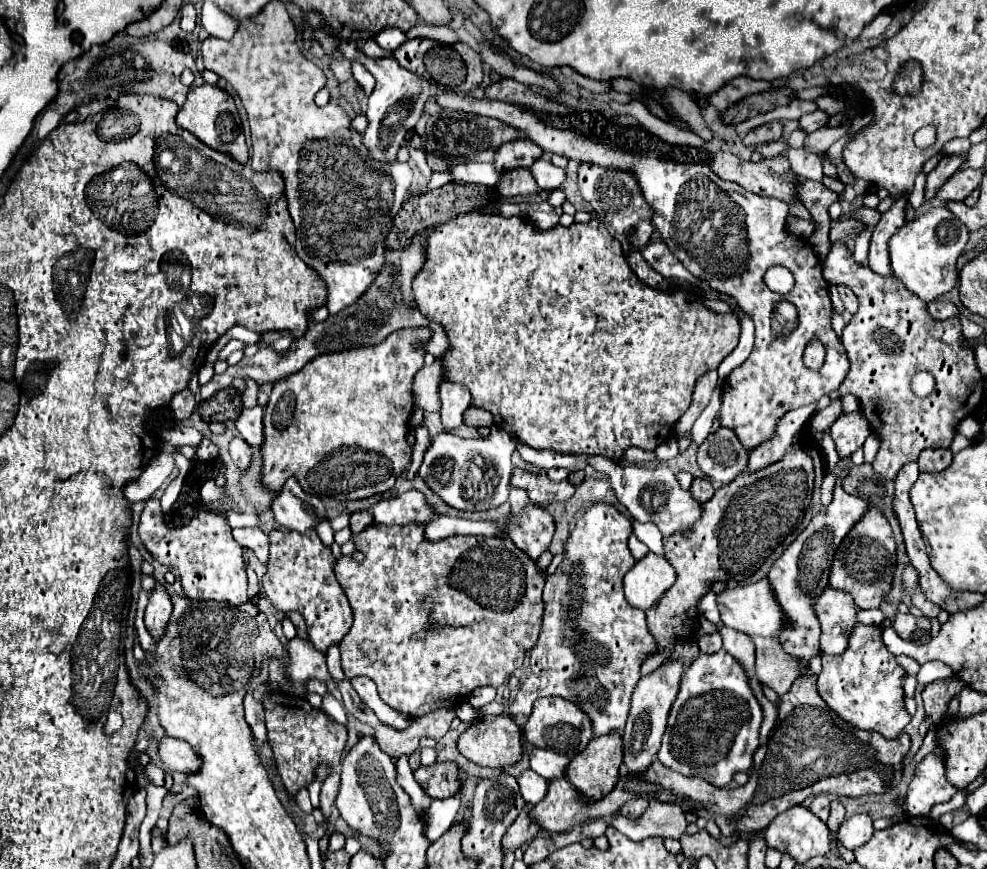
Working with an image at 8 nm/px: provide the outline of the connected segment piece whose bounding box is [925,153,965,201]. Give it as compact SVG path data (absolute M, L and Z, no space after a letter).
M955 153L955 155L945 155L939 165L927 175L927 187L925 187L925 195L927 195L927 201L931 201L935 197L935 189L941 187L955 171L961 169L961 163L965 161L965 155L961 153Z

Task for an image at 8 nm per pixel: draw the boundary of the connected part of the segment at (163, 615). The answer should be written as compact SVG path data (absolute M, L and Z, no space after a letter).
M157 583L155 591L149 595L149 603L145 611L145 625L151 637L159 637L159 633L163 633L169 617L171 617L171 599L163 589L163 585Z

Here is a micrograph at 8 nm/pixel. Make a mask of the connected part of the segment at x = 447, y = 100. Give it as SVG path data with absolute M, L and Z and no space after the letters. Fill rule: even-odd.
M455 91L437 93L435 99L437 99L437 105L443 107L443 109L465 111L465 113L475 113L475 115L485 115L485 117L495 117L499 121L505 121L507 125L523 131L545 153L559 153L559 155L563 155L567 159L575 159L575 161L591 161L591 163L597 163L597 165L603 165L603 167L617 167L617 169L623 169L623 171L631 171L637 177L641 191L643 191L647 203L653 209L653 225L661 233L661 237L663 237L665 245L671 249L671 253L697 279L707 281L715 291L733 295L737 299L739 307L745 313L749 313L749 317L755 321L755 347L753 347L749 359L741 367L733 369L731 375L725 379L725 383L723 383L723 405L717 413L721 425L733 429L745 449L753 449L759 443L767 441L773 435L775 423L783 413L797 409L797 407L805 407L813 401L819 401L823 395L827 395L829 391L837 389L843 383L843 379L847 377L847 371L849 371L849 359L847 359L847 353L845 353L841 341L837 339L837 335L831 329L829 283L825 281L825 277L821 273L821 263L819 263L817 255L813 253L809 241L803 241L803 239L791 235L785 229L787 215L789 215L789 205L785 201L753 195L737 183L723 181L721 177L711 173L711 169L707 165L701 165L701 163L699 165L685 165L685 163L675 163L675 161L653 159L652 155L631 155L631 153L623 153L623 151L609 147L609 145L589 141L587 137L577 135L573 131L561 131L561 129L545 127L537 117L521 111L519 107L515 107L511 103L489 101L489 99L479 101L479 99L471 97L469 93L455 93ZM711 205L717 205L713 217L711 217ZM737 239L745 241L741 251L737 251ZM773 265L787 267L795 277L793 291L783 297L791 305L795 305L795 309L797 309L797 327L789 335L773 335L771 333L771 315L775 313L775 307L777 307L777 303L781 303L782 299L781 295L769 291L767 285L763 283L765 271ZM813 339L821 341L825 351L827 351L825 363L819 371L811 371L803 363L803 351Z

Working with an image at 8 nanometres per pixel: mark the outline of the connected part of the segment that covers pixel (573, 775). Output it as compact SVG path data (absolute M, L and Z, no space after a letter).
M607 733L603 737L591 739L591 743L577 753L577 757L571 761L567 769L567 779L589 799L599 799L605 797L617 783L619 779L619 767L623 763L623 739L621 733Z

